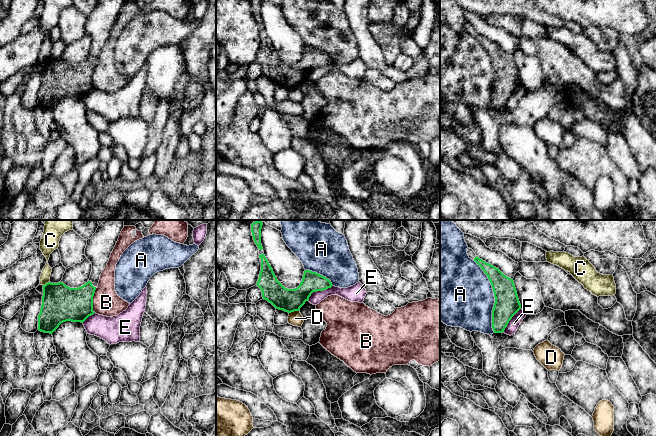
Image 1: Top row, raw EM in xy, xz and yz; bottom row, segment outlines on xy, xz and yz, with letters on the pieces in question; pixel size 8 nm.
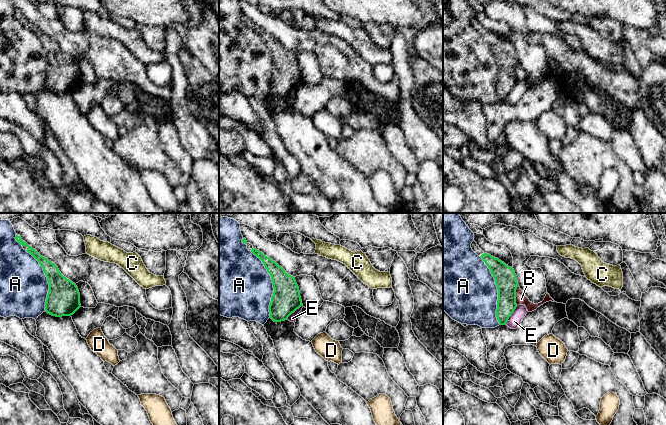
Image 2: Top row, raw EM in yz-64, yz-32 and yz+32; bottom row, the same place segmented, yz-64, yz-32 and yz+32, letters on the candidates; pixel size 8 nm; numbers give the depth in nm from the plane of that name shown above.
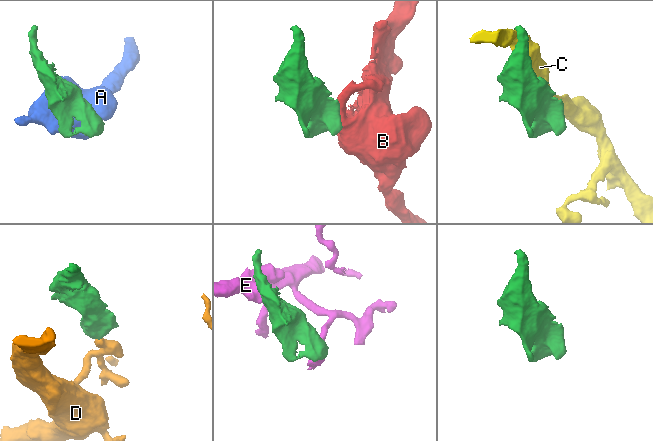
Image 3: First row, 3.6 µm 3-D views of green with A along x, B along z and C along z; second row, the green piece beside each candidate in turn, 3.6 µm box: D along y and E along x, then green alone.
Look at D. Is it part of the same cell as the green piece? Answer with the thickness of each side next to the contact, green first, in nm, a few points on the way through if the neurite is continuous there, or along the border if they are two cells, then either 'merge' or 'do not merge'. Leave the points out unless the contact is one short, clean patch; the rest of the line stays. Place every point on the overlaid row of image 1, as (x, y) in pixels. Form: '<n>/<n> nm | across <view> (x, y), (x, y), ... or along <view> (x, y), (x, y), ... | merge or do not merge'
190/120 nm | along xz (298, 310), (289, 313) | do not merge

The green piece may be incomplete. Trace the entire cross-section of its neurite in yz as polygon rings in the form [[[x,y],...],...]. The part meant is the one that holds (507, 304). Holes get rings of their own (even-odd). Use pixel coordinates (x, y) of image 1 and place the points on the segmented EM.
[[[476,256],[474,261],[481,267],[492,285],[495,297],[492,328],[494,333],[502,333],[512,317],[521,309],[514,281],[479,257]]]

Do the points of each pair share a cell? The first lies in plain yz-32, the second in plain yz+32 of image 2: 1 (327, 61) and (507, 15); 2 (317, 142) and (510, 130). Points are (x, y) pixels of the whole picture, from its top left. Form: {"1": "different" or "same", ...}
{"1": "different", "2": "same"}

